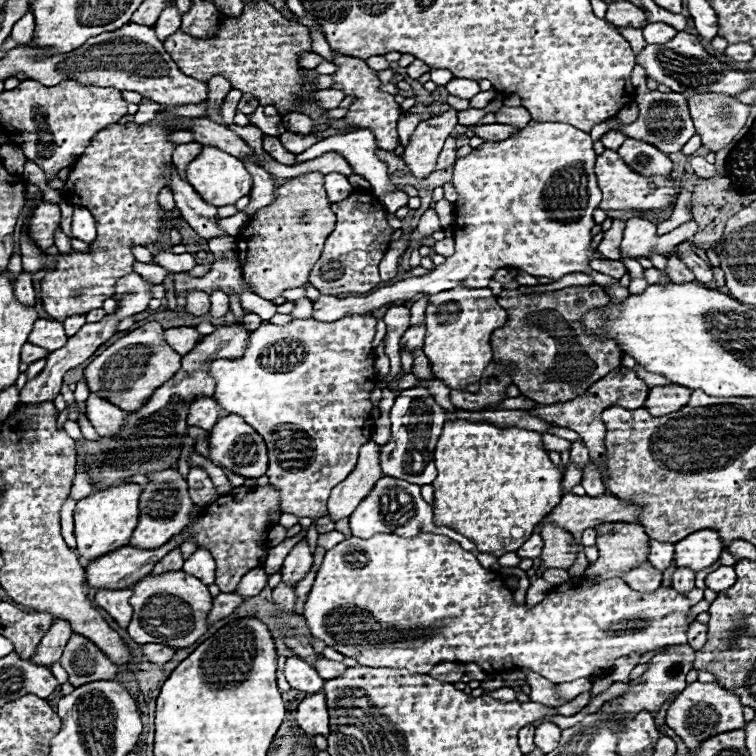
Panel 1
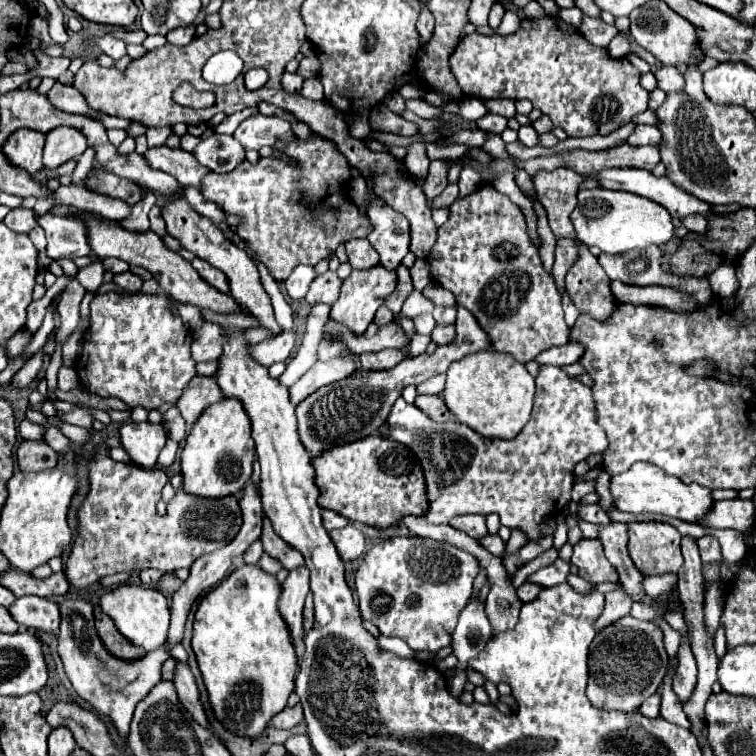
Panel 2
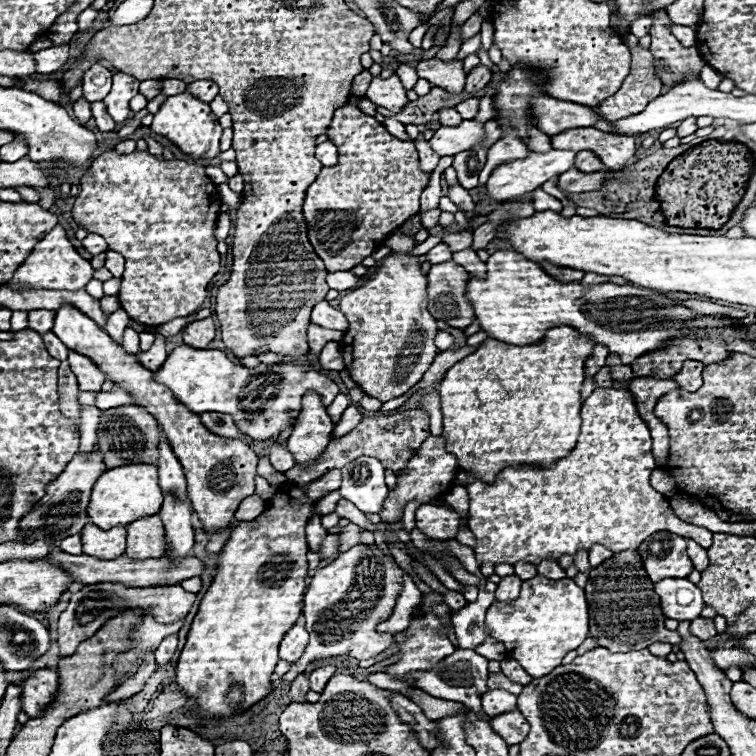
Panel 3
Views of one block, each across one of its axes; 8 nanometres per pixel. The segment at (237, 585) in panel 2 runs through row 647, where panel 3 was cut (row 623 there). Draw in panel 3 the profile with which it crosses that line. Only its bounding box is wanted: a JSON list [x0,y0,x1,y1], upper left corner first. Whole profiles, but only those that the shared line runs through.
[176,482,316,718]

